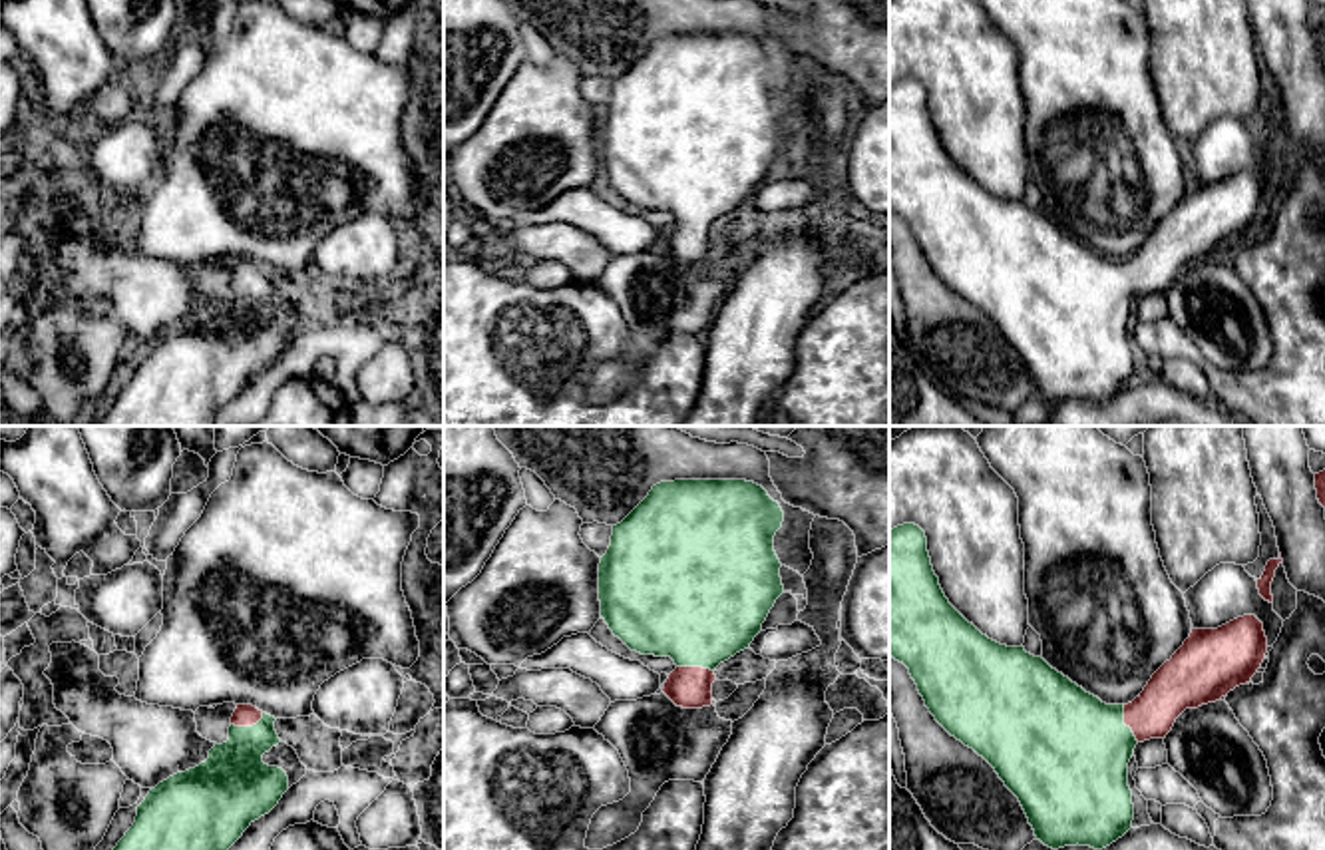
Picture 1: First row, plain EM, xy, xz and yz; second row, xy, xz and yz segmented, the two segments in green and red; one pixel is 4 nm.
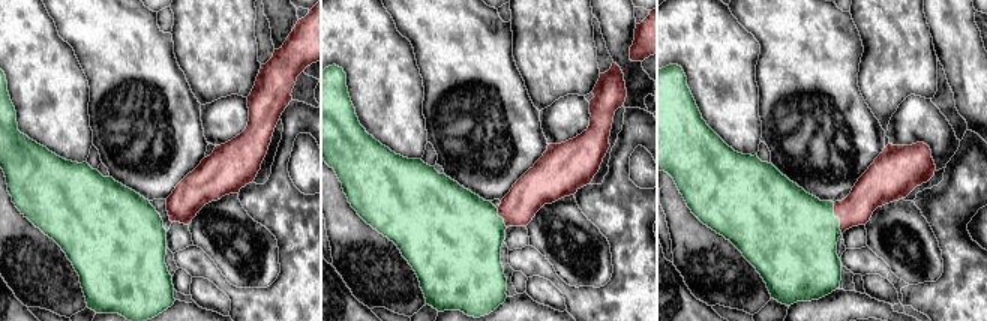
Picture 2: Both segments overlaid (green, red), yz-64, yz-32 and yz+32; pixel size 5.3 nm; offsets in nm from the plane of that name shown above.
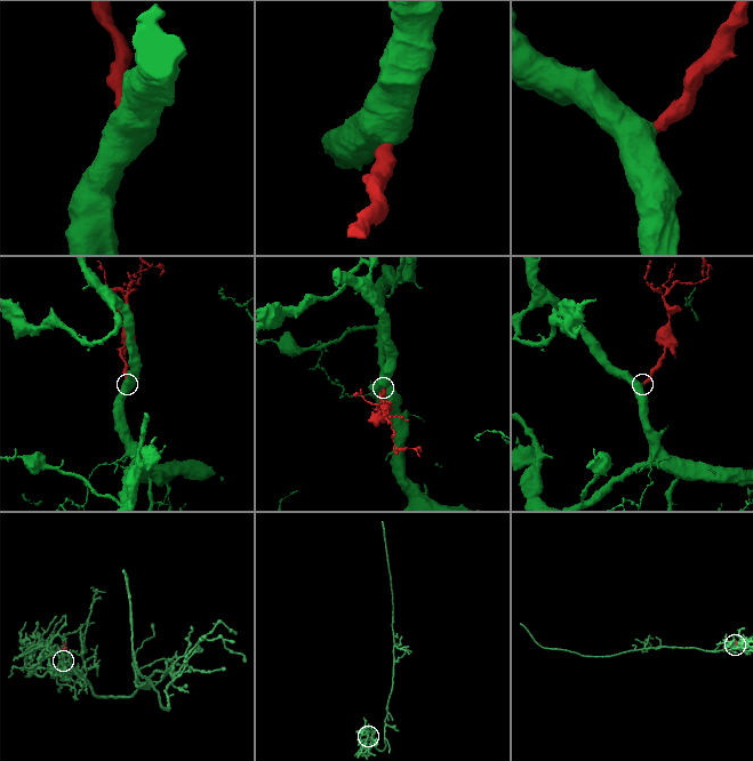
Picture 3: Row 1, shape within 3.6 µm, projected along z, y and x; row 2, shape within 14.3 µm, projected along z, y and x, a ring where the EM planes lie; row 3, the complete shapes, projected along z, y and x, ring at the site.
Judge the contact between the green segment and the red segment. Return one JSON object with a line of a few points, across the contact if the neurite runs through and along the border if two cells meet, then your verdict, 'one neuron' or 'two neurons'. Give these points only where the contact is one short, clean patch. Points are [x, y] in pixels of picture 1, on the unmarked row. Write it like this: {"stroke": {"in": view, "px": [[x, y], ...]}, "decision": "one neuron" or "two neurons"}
{"stroke": {"in": "yz", "px": [[1069, 307], [1123, 277], [1140, 275], [1172, 243]]}, "decision": "one neuron"}

